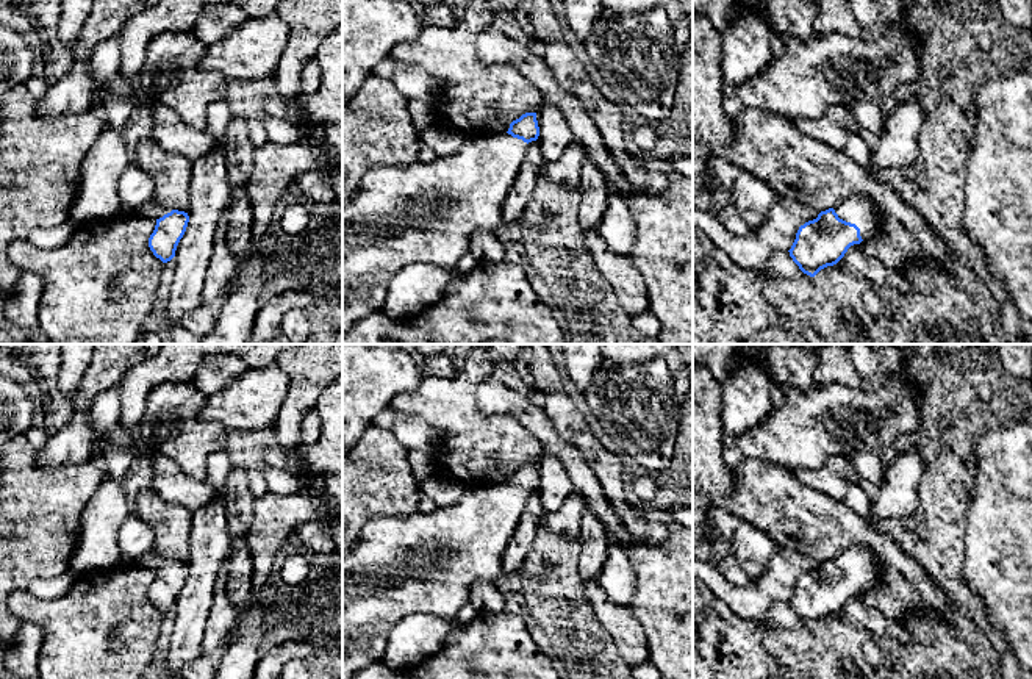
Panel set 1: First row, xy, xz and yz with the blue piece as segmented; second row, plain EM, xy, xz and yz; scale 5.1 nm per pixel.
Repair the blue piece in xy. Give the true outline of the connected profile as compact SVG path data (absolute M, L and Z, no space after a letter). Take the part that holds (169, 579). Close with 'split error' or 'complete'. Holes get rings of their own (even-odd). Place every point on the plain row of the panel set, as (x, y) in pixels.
M149 551L138 559L120 559L120 568L152 568L156 571L155 580L149 588L149 598L163 613L175 607L177 596L183 588L189 566L185 562Z | split error

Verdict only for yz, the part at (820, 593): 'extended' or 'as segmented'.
extended

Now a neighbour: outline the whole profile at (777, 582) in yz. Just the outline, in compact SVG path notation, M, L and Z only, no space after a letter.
M780 548L768 563L766 571L752 584L740 587L724 577L711 562L693 557L693 577L701 579L735 616L769 623L774 602L790 601L801 576L816 569L819 562L793 548Z

